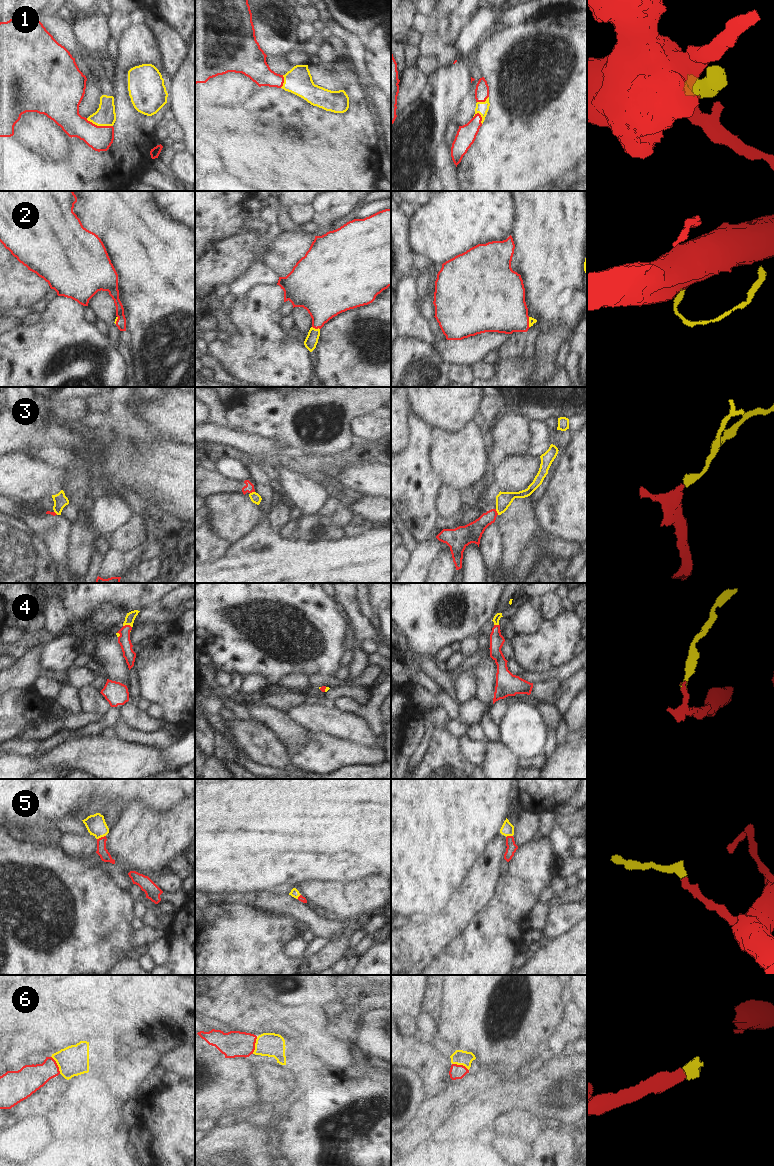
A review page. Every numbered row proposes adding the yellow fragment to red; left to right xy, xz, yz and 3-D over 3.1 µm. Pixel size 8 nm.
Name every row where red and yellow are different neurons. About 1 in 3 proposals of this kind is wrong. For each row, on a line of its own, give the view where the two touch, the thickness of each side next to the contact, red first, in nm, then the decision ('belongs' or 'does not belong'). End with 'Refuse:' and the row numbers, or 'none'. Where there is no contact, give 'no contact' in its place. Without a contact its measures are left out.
1: contact in xy; calibres 200 and 160 nm; belongs
2: contact in xz; calibres 340 and 100 nm; belongs
3: contact in yz; calibres 160 and 130 nm; does not belong
4: contact in xy; calibres 100 and 80 nm; belongs
5: contact in xy; calibres 90 and 160 nm; belongs
6: contact in xy; calibres 220 and 240 nm; belongs
Refuse: 3

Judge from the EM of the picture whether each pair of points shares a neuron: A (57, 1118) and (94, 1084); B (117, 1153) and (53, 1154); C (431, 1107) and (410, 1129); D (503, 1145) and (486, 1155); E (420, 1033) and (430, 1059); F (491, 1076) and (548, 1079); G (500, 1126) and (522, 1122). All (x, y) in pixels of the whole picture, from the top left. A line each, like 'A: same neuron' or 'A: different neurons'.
A: same neuron
B: same neuron
C: same neuron
D: different neurons
E: different neurons
F: different neurons
G: same neuron

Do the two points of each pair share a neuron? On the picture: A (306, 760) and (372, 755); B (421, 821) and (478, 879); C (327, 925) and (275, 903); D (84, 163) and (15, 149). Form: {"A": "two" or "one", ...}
{"A": "one", "B": "two", "C": "one", "D": "one"}

